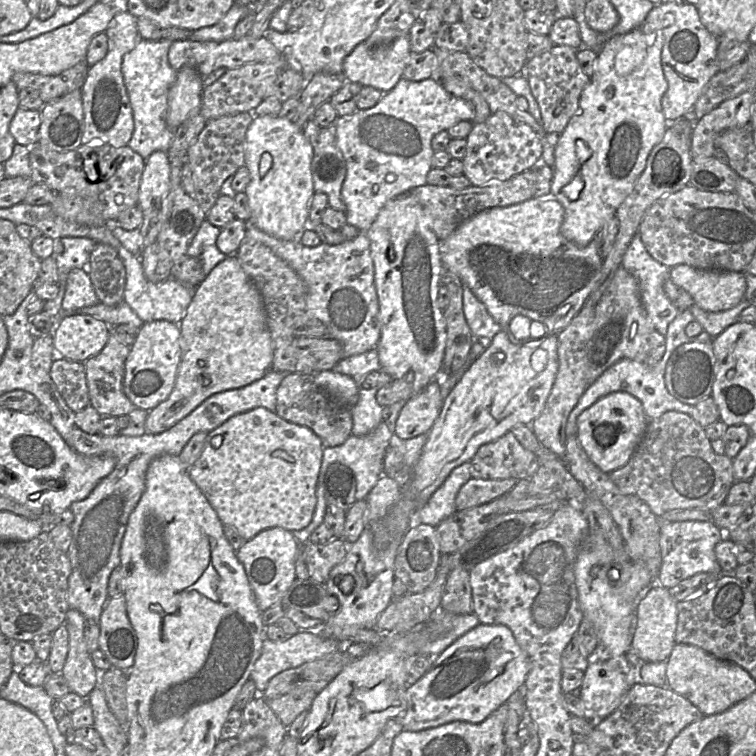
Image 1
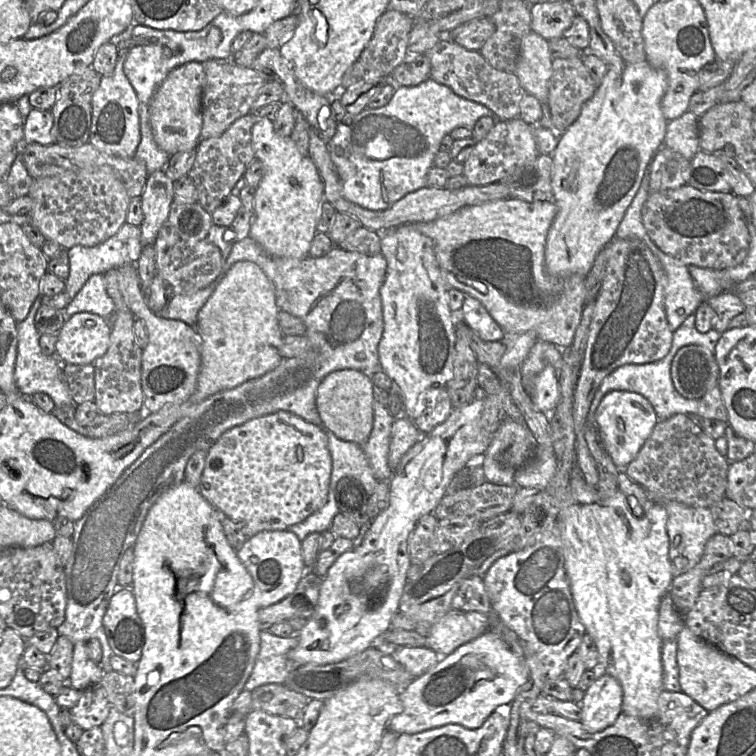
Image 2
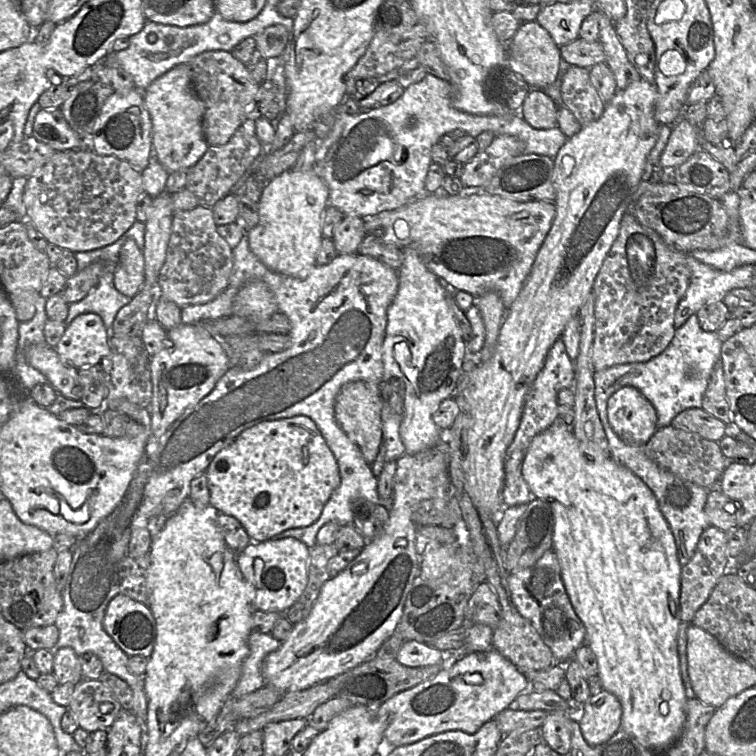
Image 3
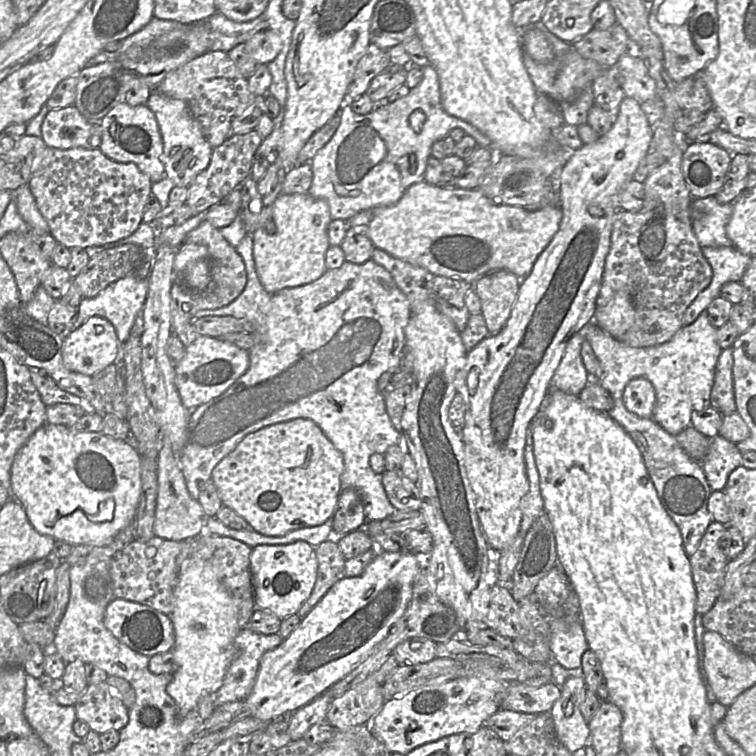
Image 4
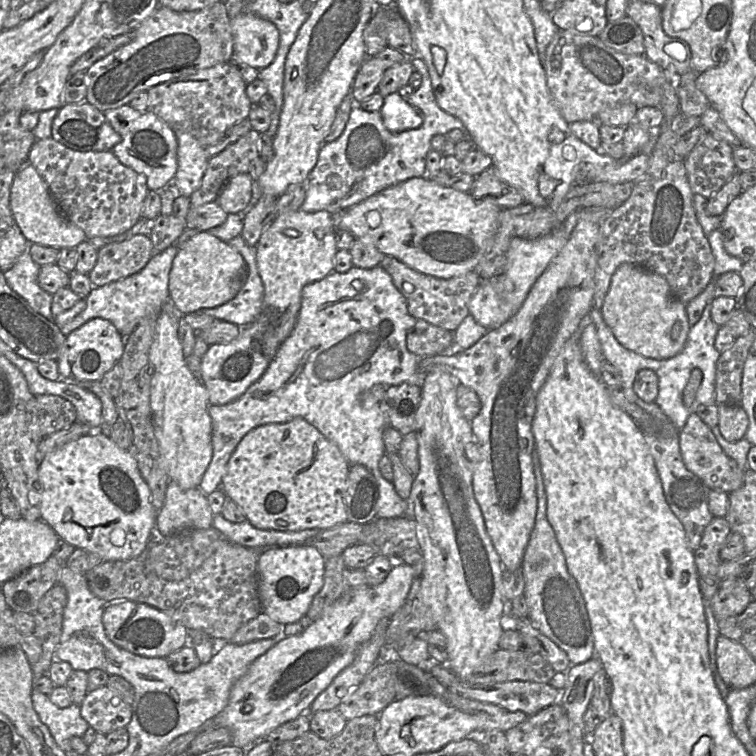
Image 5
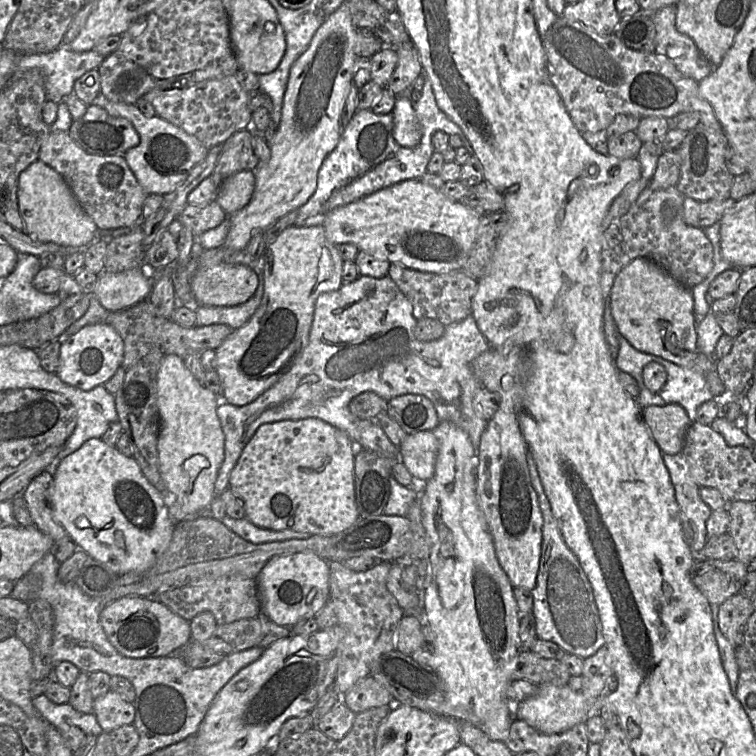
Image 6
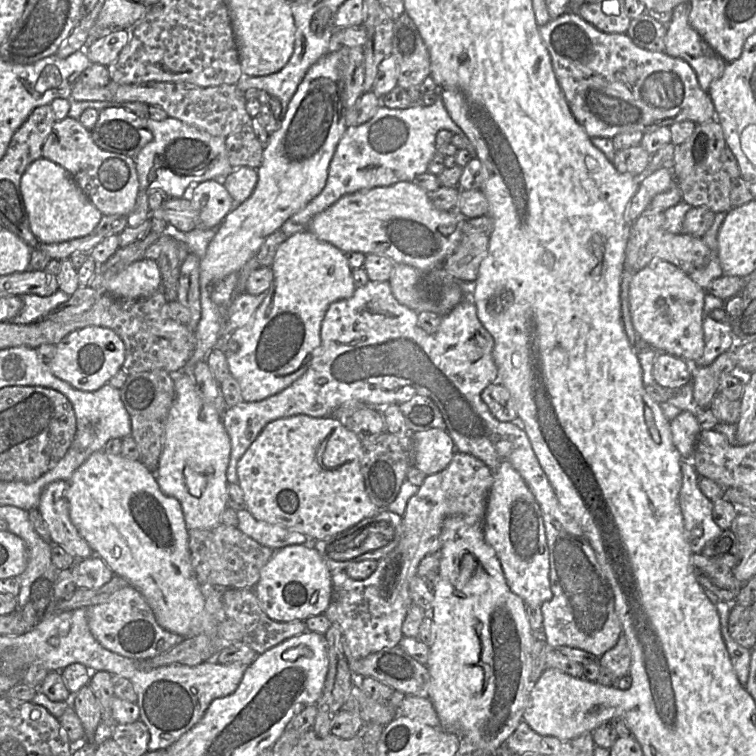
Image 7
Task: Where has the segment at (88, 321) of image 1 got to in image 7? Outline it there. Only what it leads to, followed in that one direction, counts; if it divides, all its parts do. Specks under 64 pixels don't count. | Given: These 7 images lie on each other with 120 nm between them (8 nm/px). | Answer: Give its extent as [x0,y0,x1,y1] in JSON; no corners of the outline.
[47,326,125,392]

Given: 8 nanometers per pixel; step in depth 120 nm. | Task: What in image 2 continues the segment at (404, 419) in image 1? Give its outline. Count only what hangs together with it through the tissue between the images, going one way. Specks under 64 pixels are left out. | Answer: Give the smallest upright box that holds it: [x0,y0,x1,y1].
[407,386,453,434]

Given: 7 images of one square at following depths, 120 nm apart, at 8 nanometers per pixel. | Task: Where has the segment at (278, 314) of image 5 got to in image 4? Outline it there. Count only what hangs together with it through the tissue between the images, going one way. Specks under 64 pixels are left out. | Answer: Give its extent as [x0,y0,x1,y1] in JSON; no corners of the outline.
[174,193,331,411]

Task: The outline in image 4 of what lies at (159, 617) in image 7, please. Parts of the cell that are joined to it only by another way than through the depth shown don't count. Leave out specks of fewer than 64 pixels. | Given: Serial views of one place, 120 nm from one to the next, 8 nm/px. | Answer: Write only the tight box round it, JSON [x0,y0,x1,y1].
[11,423,141,545]

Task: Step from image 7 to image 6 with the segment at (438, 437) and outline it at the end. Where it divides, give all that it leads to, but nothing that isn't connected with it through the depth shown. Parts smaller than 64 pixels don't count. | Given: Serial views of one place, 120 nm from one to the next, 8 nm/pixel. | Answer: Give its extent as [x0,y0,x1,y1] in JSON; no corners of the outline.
[399,431,438,481]

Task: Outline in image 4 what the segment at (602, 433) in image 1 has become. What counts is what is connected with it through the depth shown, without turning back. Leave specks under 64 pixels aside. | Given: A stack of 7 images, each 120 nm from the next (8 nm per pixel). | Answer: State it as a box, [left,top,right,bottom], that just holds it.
[623,377,656,418]

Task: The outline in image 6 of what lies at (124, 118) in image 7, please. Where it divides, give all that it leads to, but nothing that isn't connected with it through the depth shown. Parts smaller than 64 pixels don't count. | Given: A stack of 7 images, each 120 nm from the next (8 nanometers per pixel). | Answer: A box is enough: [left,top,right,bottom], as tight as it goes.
[68,105,140,155]

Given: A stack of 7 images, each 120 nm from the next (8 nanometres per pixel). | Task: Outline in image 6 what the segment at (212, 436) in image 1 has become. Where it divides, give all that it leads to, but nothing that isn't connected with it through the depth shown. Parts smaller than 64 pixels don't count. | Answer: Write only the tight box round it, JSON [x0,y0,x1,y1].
[229,418,360,535]

